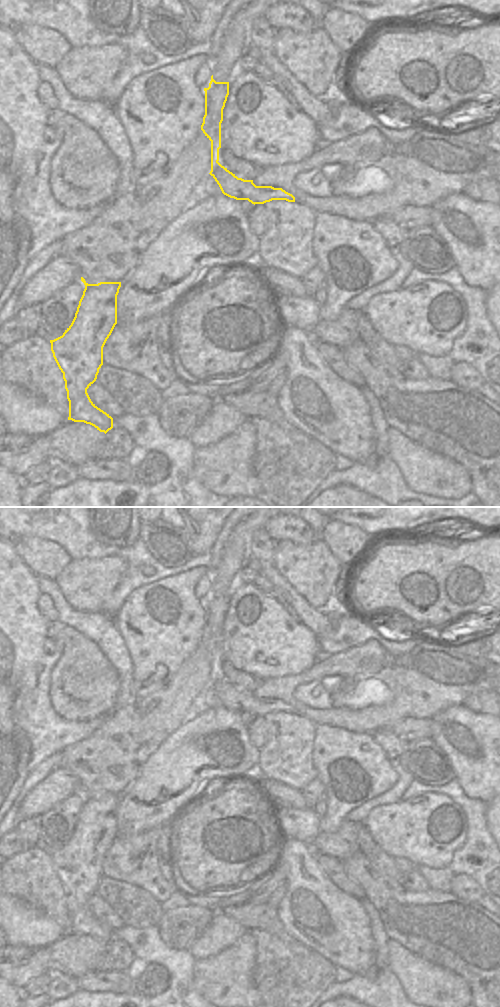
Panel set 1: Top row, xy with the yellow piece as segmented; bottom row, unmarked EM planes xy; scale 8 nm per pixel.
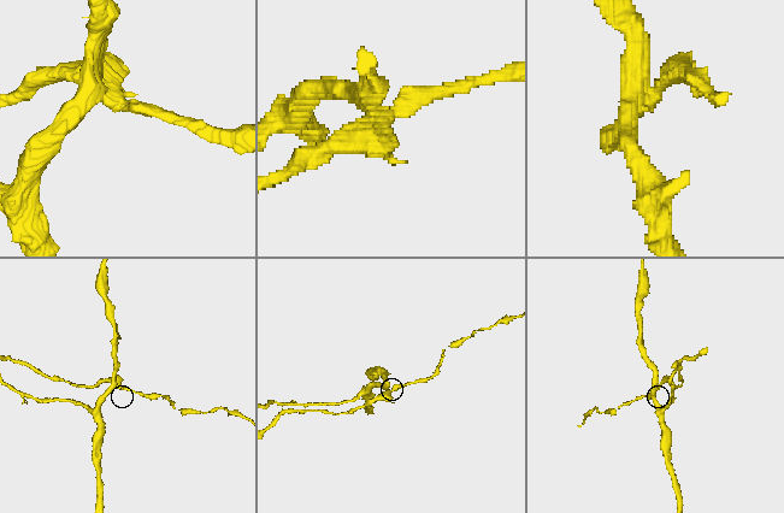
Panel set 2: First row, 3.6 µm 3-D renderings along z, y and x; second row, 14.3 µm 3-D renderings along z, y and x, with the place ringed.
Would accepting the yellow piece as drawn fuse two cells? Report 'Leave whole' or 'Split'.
Split

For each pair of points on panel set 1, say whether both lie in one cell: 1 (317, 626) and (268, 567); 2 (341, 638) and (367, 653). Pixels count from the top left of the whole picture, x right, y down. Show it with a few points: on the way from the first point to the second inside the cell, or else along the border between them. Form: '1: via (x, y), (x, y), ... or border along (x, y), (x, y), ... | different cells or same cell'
1: via (305, 611), (279, 582) | same cell
2: border along (377, 640), (367, 640), (332, 654) | different cells

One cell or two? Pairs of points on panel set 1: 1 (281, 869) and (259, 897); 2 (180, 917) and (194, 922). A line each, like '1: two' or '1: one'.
1: one
2: one

